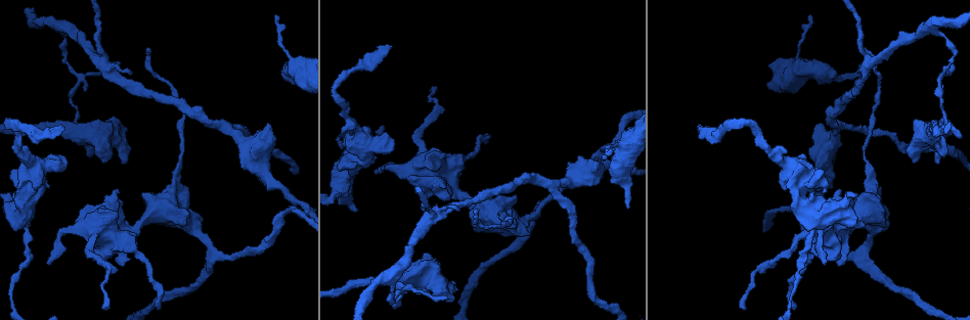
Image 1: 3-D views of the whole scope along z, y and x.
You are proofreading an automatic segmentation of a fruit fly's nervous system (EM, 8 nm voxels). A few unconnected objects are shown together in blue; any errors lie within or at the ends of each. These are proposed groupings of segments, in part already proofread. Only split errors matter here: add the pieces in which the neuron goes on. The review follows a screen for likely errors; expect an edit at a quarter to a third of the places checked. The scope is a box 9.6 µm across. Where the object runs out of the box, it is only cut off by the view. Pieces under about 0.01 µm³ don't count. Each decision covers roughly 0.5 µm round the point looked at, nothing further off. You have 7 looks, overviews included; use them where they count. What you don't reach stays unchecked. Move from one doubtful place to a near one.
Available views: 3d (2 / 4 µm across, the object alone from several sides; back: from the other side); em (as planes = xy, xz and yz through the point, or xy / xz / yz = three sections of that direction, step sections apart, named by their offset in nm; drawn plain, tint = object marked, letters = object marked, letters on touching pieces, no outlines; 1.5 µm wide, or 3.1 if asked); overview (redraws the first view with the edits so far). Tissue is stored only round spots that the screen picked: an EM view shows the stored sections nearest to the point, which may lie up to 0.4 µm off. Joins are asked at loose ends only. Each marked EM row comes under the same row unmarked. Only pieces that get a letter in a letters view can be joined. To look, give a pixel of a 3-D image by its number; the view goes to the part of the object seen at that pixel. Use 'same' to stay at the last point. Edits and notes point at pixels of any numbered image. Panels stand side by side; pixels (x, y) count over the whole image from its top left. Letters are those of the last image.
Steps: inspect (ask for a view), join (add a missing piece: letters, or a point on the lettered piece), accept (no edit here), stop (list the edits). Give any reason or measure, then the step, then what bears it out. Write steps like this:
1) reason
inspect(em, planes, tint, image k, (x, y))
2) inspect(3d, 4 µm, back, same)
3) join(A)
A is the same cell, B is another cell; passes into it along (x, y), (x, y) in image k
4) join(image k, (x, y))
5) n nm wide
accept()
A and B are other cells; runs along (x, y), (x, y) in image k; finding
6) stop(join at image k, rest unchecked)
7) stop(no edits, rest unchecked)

an open end
inspect(3d, 4 µm, image 1, (605, 155))

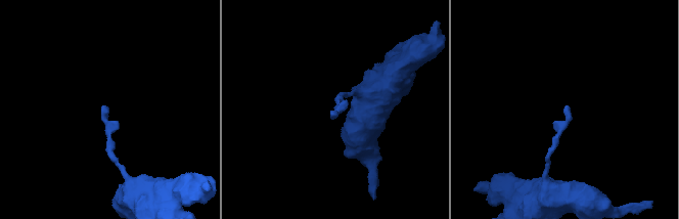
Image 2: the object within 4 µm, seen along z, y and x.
inspect(em, planes, letters, image 2, (331, 111))

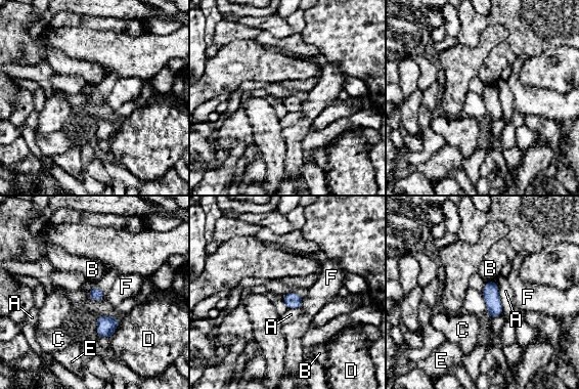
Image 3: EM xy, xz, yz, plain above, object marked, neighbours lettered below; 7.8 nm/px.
100 nm wide
accept()
A, B, C, D, E and F are other cells; border along (494, 281), (486, 283) in image 3; none of them fits

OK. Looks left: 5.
free end
inspect(em, xz, step 4, letters, image 1, (861, 76))

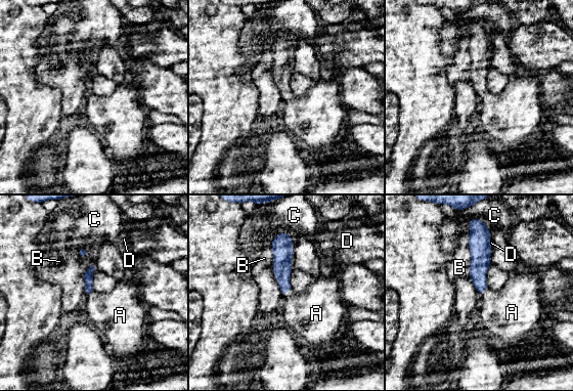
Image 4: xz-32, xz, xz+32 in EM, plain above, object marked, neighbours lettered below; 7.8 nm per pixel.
join(A)
A is the same cell, B, C and D are other cells; passes into it along (282, 266), (287, 293), (311, 313) in image 4; it goes on there

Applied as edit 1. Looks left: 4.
see it whole again
inspect(overview)

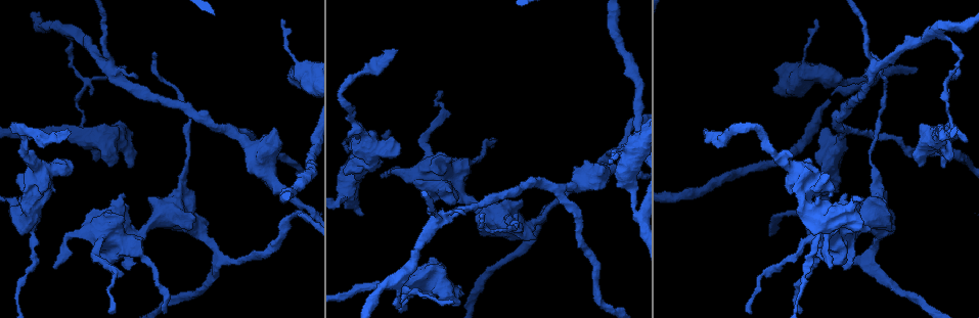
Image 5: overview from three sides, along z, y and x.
long arm stops here
inspect(em, xy, step 8, letters, image 5, (69, 134))

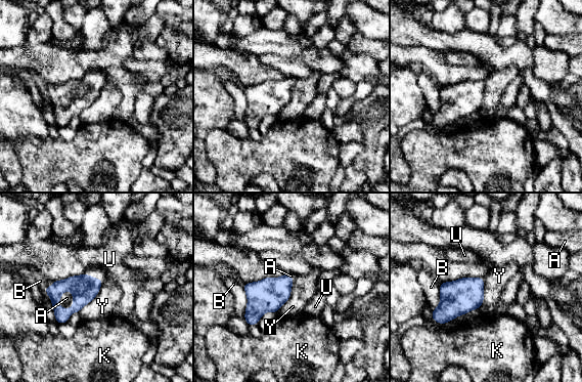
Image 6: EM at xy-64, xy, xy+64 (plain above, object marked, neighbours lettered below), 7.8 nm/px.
cut it another way
inspect(em, planes, letters, same)

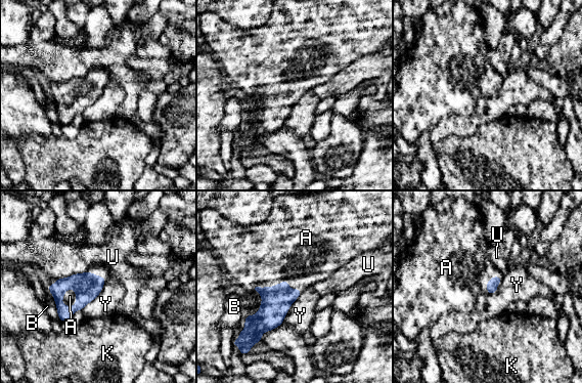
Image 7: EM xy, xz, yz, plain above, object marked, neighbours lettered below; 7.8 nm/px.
A touches over 400 nm
join(A)
A is the same cell, B, K, U and Y are other cells; the neuron continues

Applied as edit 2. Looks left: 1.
stop(join at image 4, join at image 7, rest unchecked)

